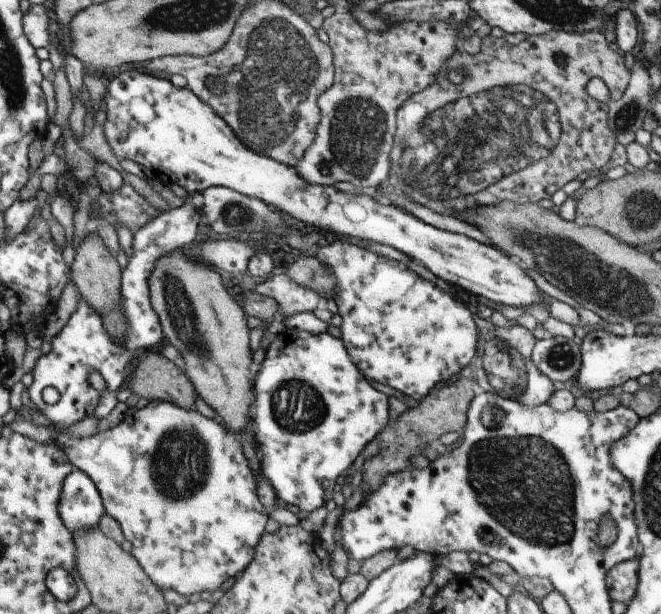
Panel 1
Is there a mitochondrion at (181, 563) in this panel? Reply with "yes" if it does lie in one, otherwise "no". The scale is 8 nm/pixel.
no

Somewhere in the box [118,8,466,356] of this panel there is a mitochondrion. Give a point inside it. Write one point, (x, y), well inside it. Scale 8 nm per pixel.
(278, 69)

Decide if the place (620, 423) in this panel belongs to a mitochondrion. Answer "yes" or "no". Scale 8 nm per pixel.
no

